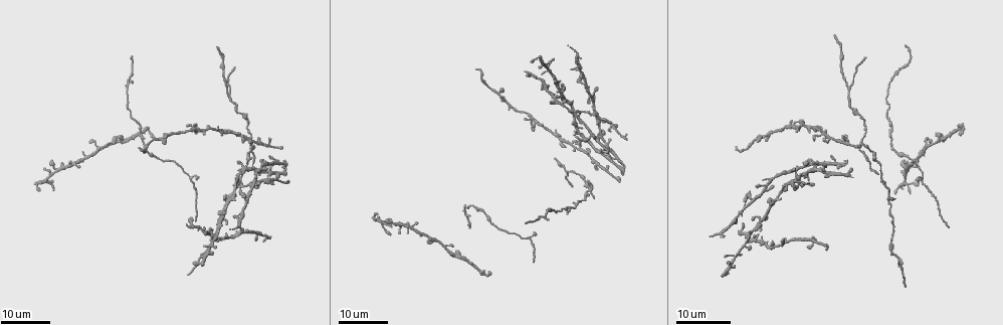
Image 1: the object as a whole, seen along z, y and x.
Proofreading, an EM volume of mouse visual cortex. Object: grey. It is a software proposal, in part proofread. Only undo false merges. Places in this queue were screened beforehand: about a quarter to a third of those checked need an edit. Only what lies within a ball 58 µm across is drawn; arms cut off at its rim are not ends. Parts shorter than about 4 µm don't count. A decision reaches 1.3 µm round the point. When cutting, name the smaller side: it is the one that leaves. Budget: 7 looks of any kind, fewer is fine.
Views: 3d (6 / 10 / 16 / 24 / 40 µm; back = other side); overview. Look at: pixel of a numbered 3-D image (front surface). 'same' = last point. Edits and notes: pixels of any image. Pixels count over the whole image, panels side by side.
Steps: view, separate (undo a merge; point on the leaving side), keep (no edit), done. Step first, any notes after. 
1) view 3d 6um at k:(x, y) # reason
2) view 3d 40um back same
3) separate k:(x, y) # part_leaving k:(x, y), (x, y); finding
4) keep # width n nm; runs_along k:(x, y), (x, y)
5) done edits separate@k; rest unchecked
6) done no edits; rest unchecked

view 3d 24um at 1:(237, 185) # arms part here

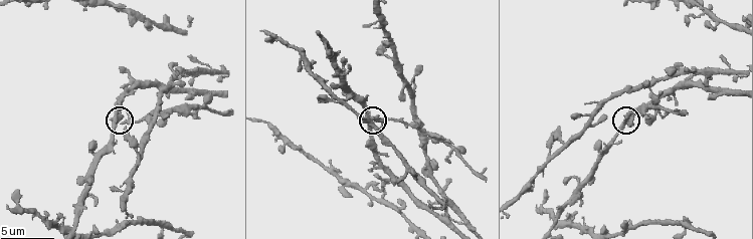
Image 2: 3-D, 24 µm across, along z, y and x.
view 3d 6um at 2:(120, 124)

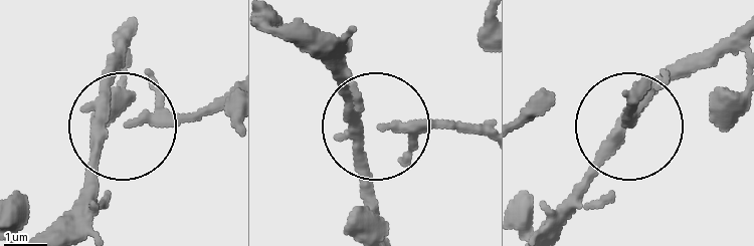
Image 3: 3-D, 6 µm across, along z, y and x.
keep # side_arm 14 um; all the same neuron

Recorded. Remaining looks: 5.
view 3d 10um at 2:(334, 175) # thick turns thin

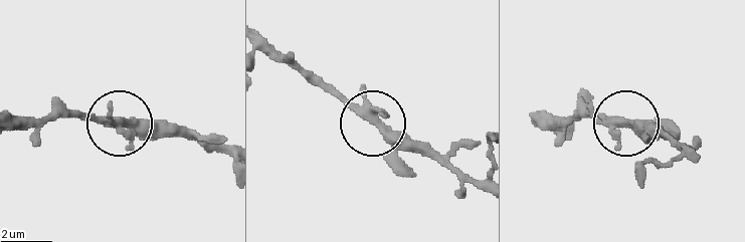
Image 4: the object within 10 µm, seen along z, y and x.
keep # one neuron here

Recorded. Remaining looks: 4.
view 3d 16um at 1:(230, 95) # a fork

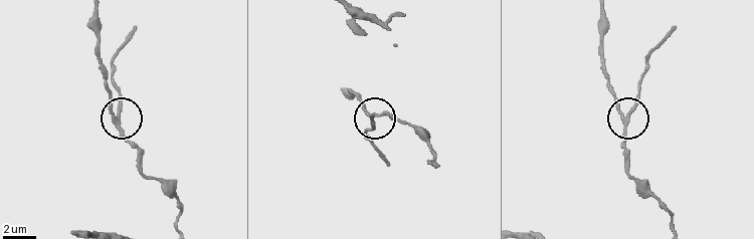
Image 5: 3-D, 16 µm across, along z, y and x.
view 3d 6um at 5:(625, 116) # zoom in

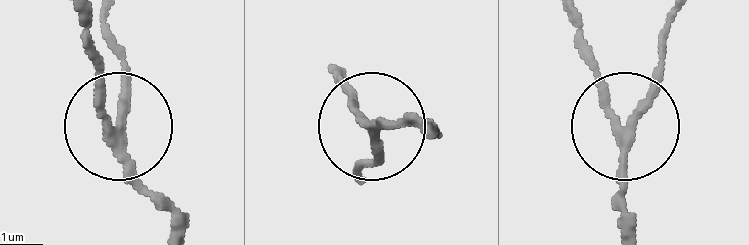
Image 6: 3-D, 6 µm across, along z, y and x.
separate 6:(97, 79) # width 200 nm; part_leaving 6:(116, 138), (83, 22); a second neuron is stuck on

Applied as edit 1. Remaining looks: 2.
view 3d 24um at 1:(859, 143) # two arms in line, one across

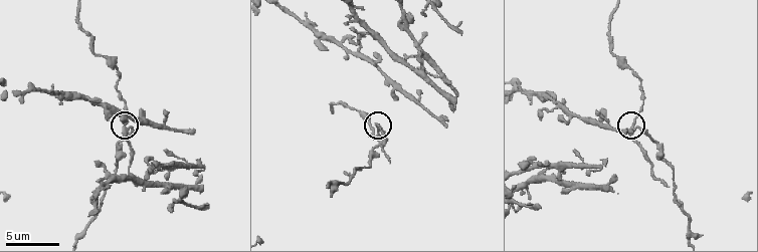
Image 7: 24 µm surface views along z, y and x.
view 3d 10um at 7:(634, 121)

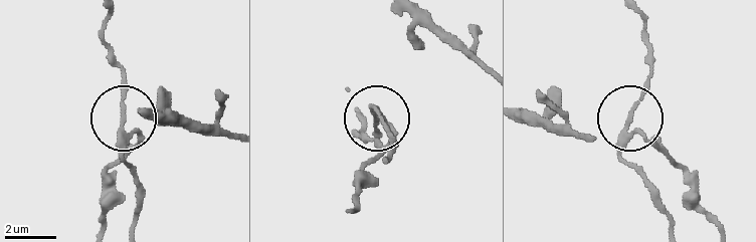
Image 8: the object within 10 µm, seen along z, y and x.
separate 8:(668, 154) # part_leaving 8:(638, 132), (676, 169), (691, 201), (715, 227); two neurons meet here

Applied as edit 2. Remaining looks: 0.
done edits separate@6, separate@8; rest unchecked

